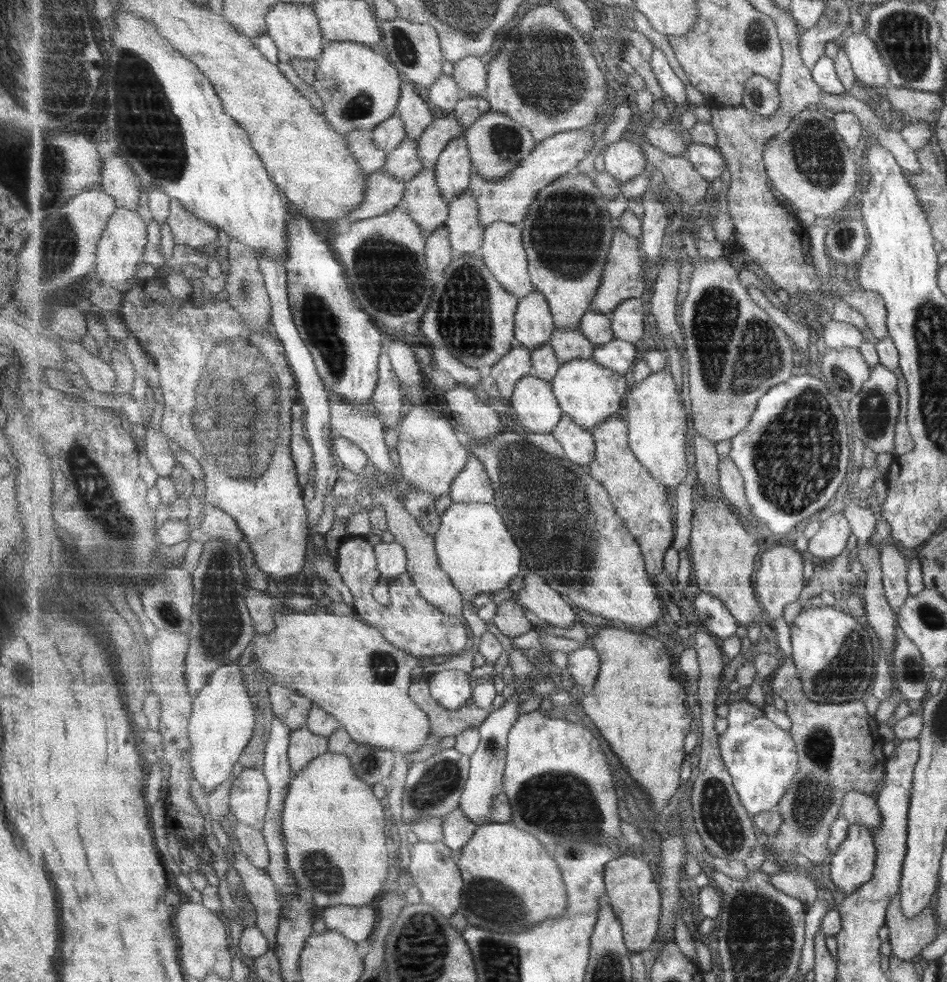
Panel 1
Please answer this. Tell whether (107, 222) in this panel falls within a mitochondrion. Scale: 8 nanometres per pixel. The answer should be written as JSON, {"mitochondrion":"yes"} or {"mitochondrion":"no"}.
{"mitochondrion":"no"}

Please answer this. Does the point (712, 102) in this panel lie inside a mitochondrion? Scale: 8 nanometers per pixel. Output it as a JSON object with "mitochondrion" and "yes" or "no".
{"mitochondrion":"no"}

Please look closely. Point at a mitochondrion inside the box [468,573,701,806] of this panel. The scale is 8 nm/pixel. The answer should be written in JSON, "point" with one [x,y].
{"point":[492,752]}

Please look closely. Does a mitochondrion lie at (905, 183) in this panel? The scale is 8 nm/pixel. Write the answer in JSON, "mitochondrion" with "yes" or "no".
{"mitochondrion":"no"}

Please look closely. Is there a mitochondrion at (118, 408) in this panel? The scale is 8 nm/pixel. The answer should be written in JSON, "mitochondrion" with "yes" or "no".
{"mitochondrion":"no"}

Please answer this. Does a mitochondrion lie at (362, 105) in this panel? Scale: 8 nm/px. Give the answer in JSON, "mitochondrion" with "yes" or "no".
{"mitochondrion":"yes"}

